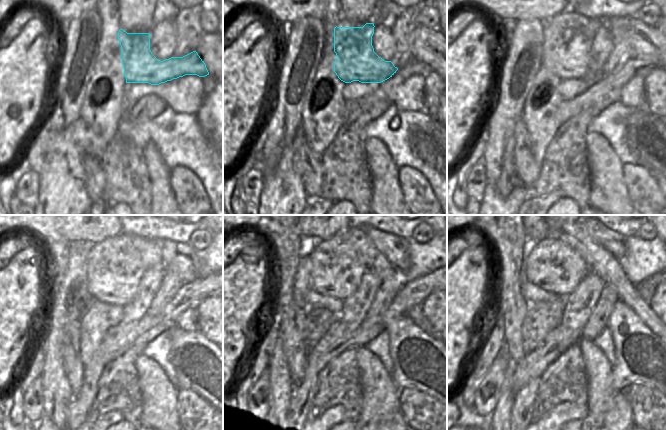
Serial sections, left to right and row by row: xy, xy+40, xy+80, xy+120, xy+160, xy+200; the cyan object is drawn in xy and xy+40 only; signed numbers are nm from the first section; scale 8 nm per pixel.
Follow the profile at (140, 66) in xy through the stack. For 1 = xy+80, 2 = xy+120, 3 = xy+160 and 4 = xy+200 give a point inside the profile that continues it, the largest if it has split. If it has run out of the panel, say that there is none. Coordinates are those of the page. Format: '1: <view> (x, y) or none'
1: xy+80 (565, 51)
2: xy+120 (113, 276)
3: xy+160 (337, 274)
4: xy+200 (559, 272)

